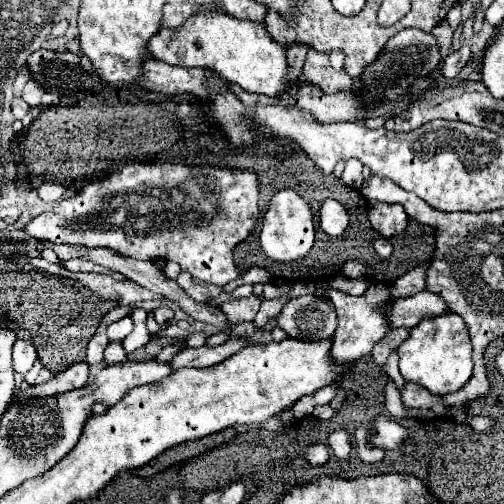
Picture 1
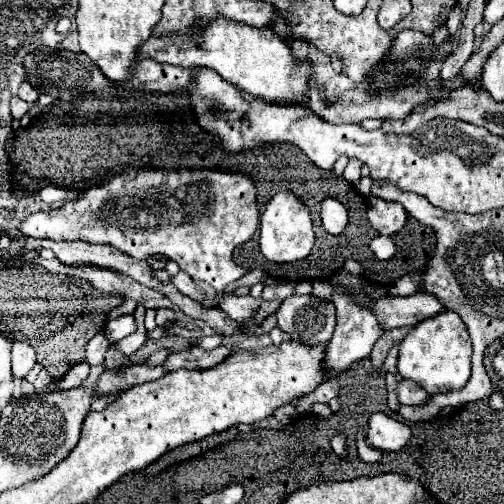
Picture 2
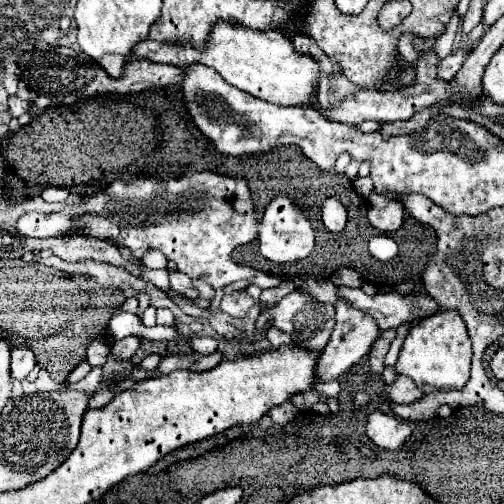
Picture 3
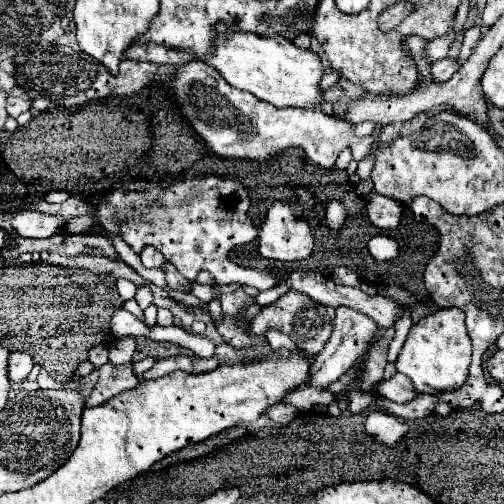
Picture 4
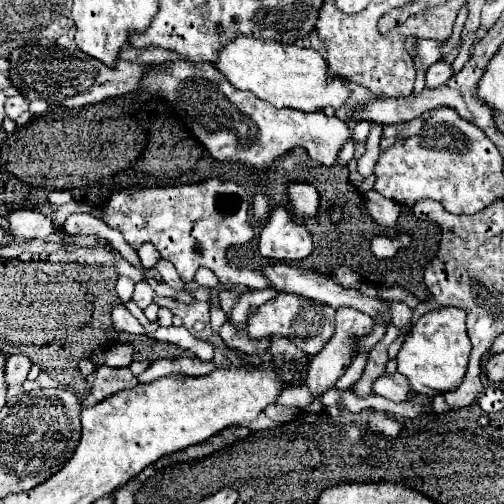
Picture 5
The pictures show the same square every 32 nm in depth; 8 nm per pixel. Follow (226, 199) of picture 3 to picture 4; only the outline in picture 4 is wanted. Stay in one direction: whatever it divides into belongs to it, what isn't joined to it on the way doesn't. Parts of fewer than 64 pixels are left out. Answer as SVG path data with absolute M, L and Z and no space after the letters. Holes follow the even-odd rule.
M200 176L174 184L116 184L110 194L92 204L92 208L96 208L96 220L104 230L120 232L124 242L132 246L136 254L140 254L146 244L152 244L190 282L194 282L200 270L208 270L216 284L244 284L266 290L277 286L271 274L236 266L228 258L228 252L234 246L248 244L256 238L250 206L250 196L238 180L218 176ZM36 210L18 212L12 218L12 228L22 238L50 238L52 234L64 232L66 222L58 216L48 216Z

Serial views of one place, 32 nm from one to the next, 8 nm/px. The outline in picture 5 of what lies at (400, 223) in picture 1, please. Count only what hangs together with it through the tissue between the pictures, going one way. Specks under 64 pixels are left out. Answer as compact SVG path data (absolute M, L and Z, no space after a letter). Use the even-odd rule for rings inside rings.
M368 190L364 194L364 200L366 200L366 208L368 208L370 216L378 224L382 224L382 226L394 226L396 224L396 218L400 214L400 204L396 204L394 200L384 198L376 190Z

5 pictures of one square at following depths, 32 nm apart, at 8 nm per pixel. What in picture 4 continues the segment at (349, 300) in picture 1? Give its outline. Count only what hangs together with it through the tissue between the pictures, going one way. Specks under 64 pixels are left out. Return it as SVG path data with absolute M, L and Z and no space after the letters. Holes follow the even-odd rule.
M346 306L336 308L334 332L332 332L330 340L326 342L324 350L312 358L308 386L316 388L316 390L324 390L324 388L330 386L332 382L336 382L360 356L366 354L368 340L374 336L374 332L376 332L376 322L374 322L370 316L366 316L366 314L358 312L358 310L346 308Z

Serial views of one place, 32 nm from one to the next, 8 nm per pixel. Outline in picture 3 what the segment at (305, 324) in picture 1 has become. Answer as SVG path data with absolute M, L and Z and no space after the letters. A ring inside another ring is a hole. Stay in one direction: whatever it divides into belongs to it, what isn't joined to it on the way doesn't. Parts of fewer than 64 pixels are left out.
M294 290L294 292L286 294L272 308L266 308L260 312L260 316L256 318L256 332L262 332L266 328L266 324L272 324L274 328L290 334L296 346L310 350L310 352L320 352L324 348L324 344L330 340L330 334L334 328L334 306L320 304L312 296L308 296L306 292Z

